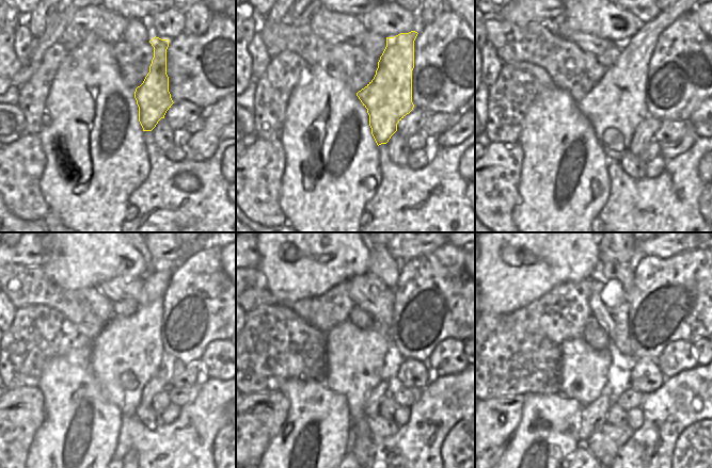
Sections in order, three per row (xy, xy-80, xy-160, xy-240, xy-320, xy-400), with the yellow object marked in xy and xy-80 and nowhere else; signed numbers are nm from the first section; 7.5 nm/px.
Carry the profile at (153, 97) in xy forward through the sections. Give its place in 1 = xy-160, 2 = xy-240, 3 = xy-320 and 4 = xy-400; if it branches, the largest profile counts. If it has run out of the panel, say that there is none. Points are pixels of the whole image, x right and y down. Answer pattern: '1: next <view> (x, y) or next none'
1: next xy-160 (615, 107)
2: next xy-240 (128, 351)
3: next xy-320 (354, 357)
4: next xy-400 (584, 371)

